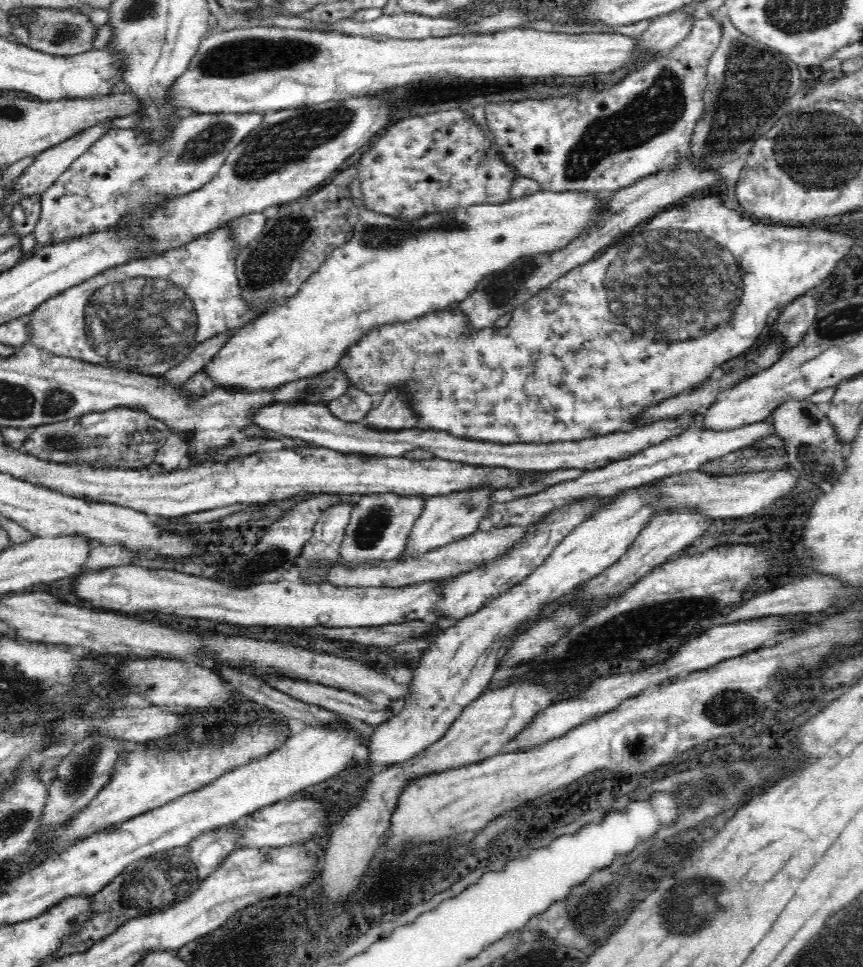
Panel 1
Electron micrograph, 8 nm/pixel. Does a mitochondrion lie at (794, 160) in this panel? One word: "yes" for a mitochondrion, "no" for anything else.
yes

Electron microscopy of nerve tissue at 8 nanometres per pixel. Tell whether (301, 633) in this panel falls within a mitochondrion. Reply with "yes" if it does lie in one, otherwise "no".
no

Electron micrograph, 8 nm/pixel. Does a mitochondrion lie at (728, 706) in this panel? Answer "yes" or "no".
yes

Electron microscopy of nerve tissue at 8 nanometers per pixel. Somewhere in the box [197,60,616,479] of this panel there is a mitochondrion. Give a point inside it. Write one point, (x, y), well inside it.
(288, 141)

